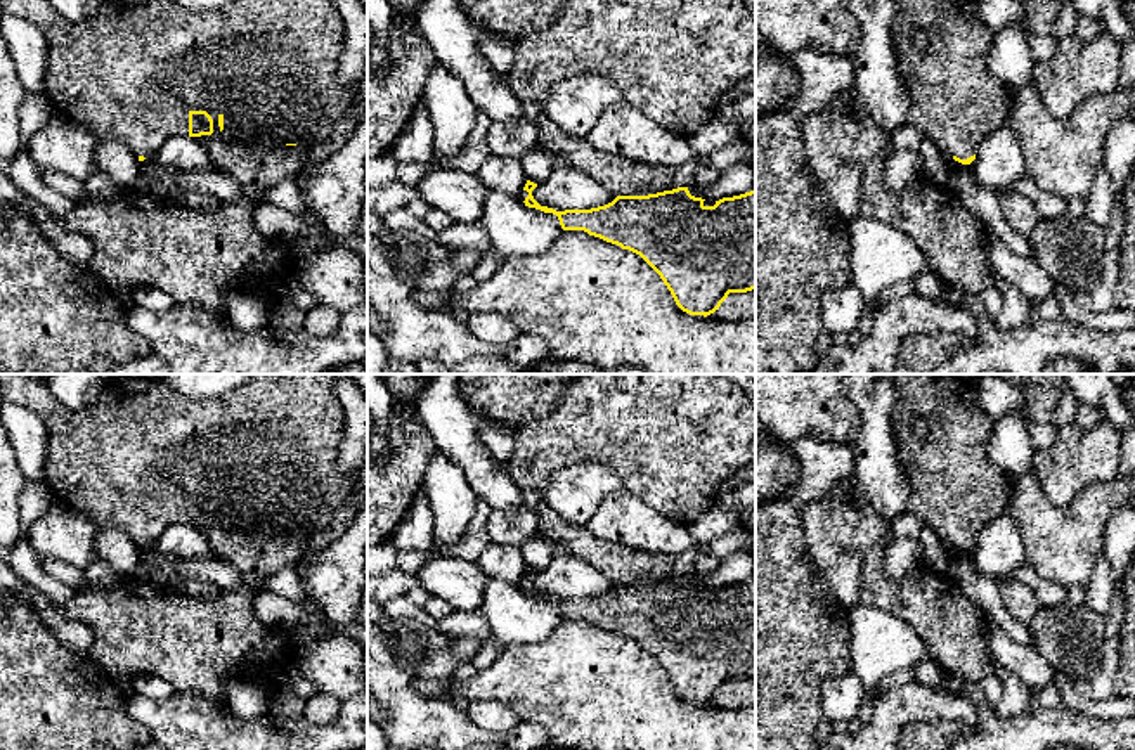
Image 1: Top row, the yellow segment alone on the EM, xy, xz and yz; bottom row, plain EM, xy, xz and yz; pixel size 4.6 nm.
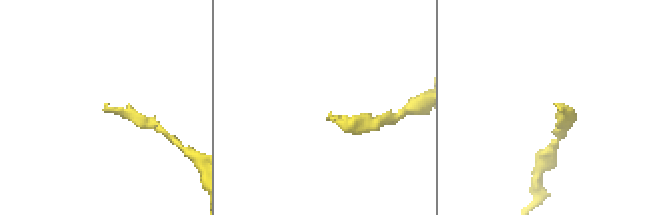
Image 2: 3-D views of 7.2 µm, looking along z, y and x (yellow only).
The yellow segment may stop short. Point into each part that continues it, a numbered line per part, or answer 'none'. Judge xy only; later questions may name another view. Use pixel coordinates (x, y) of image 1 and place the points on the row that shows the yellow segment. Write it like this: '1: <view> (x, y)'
1: xy (132, 71)

